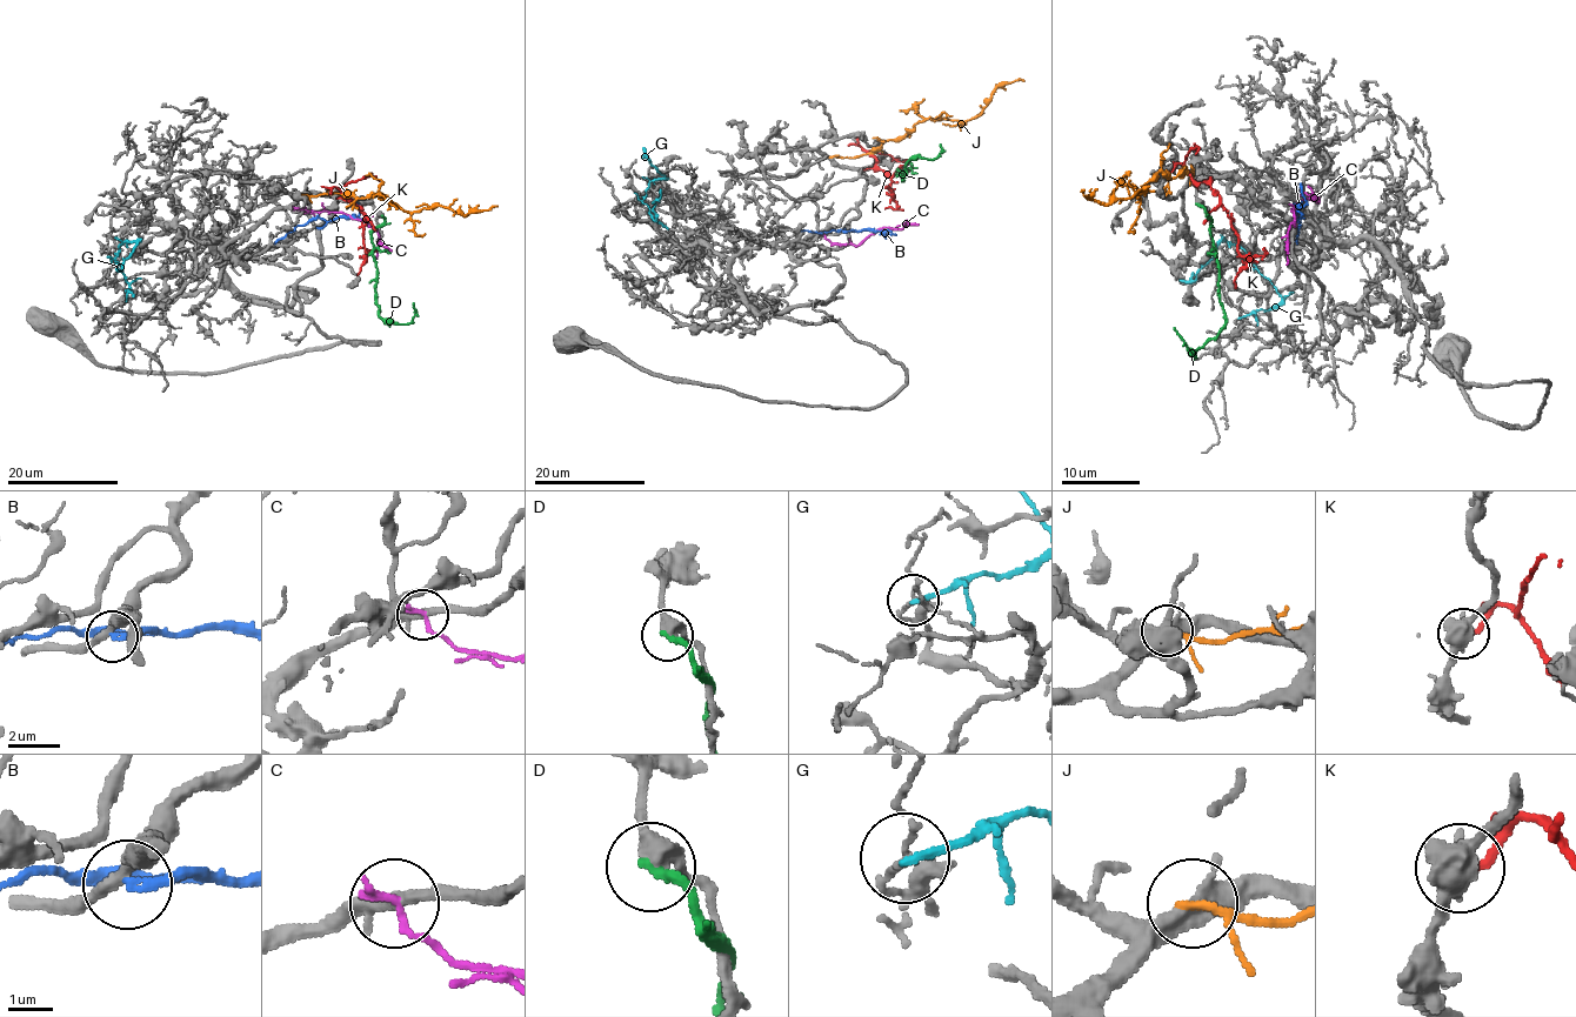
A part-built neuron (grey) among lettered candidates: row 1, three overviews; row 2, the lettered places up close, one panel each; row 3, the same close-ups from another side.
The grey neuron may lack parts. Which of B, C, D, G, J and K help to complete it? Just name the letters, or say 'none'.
none

